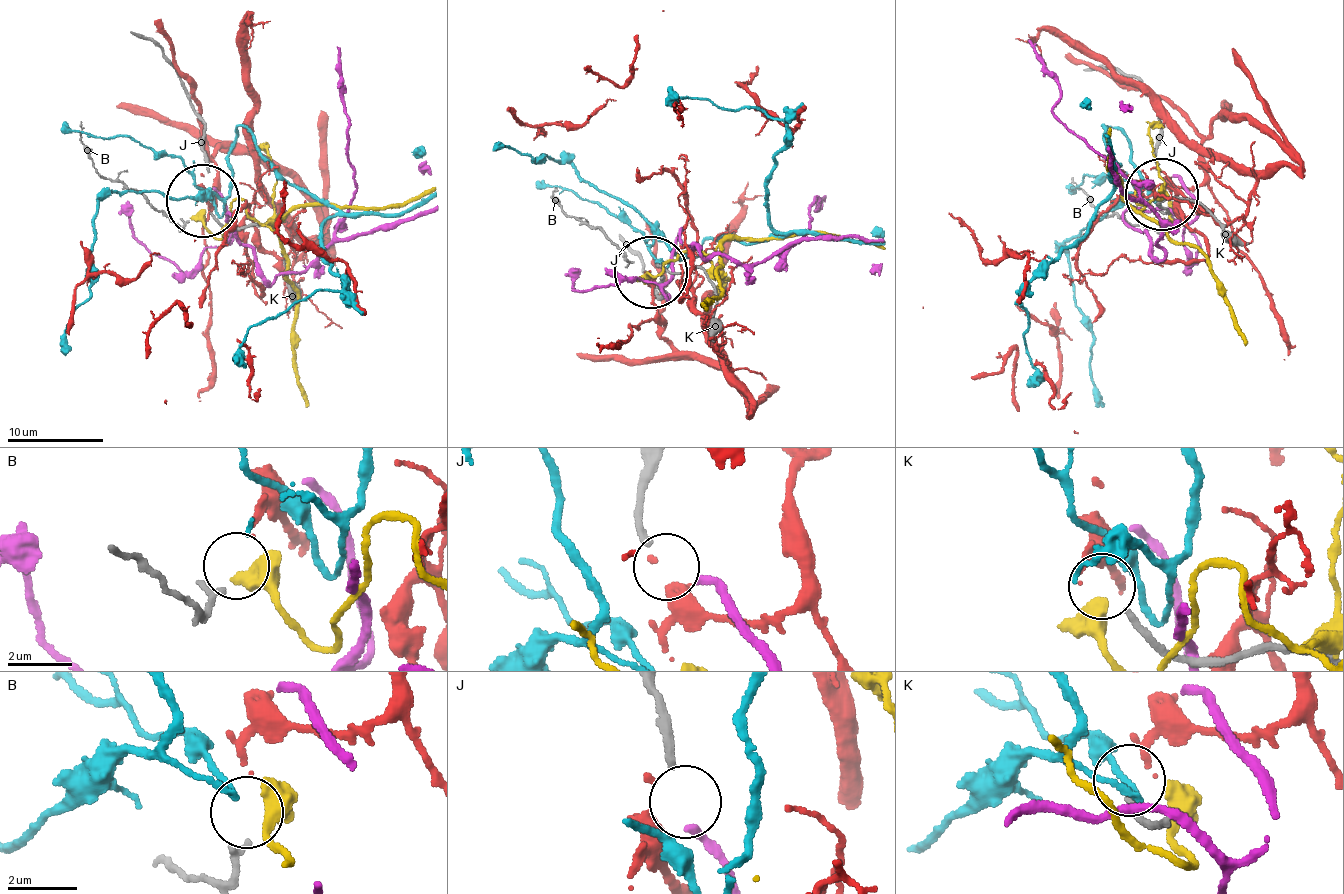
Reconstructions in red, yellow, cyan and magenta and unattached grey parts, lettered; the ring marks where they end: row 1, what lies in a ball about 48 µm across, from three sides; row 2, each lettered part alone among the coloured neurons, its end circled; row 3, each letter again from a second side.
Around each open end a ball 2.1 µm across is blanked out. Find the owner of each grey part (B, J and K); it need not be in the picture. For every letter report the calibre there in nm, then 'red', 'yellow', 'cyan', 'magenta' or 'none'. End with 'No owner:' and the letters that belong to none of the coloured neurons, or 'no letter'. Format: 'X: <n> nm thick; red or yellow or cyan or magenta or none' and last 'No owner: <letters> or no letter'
B: 190 nm thick; red
J: 240 nm thick; magenta
K: 200 nm thick; none
No owner: K

